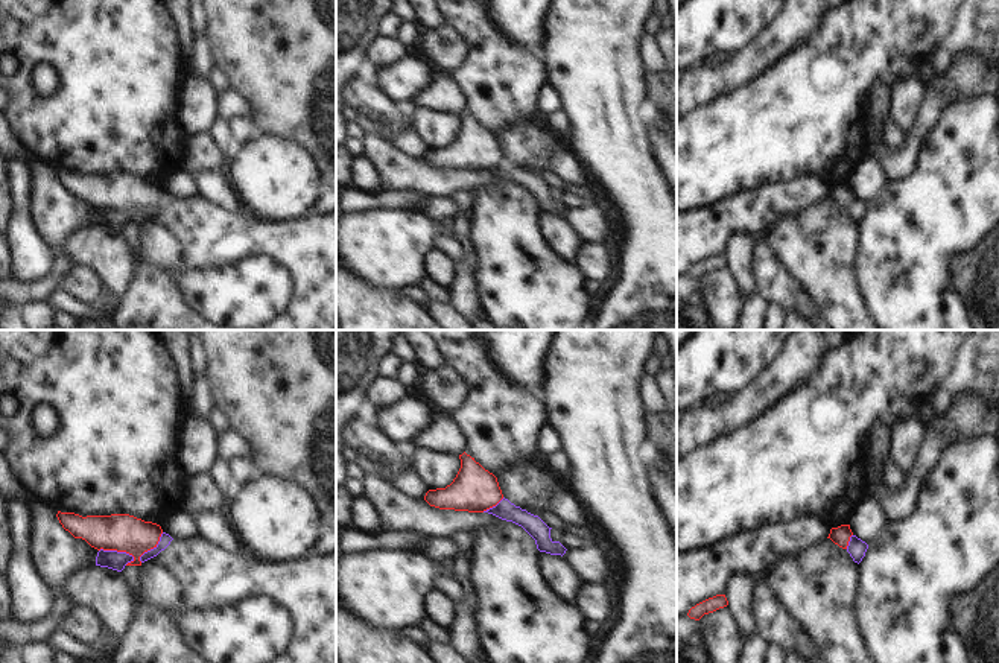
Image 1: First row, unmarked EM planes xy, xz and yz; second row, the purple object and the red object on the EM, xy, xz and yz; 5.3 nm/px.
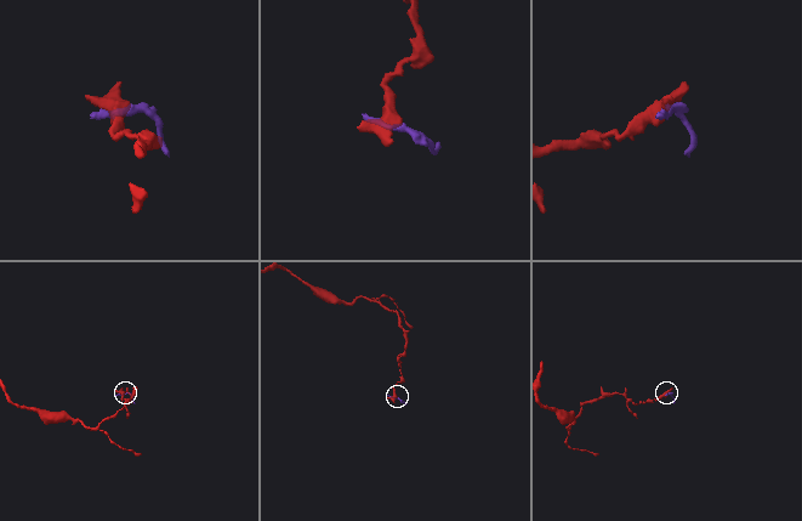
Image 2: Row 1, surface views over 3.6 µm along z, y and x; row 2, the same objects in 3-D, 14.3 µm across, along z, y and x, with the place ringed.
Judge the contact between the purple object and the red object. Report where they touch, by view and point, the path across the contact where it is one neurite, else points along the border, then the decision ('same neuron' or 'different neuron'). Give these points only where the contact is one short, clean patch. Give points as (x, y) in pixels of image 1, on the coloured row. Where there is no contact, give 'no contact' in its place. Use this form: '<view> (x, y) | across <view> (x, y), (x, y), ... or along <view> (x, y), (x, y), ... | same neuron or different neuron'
xy (116, 551) | along xy (99, 549), (125, 551), (134, 560) | different neuron

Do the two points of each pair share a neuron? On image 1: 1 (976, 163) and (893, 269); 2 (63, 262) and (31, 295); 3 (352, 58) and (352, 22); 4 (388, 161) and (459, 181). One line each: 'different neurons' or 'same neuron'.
1: same neuron
2: same neuron
3: same neuron
4: same neuron

